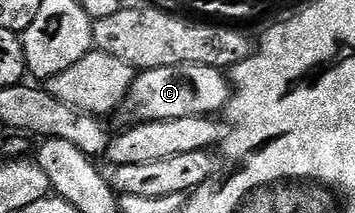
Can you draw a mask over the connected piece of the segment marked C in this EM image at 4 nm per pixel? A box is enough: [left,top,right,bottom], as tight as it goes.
[116,64,231,126]

